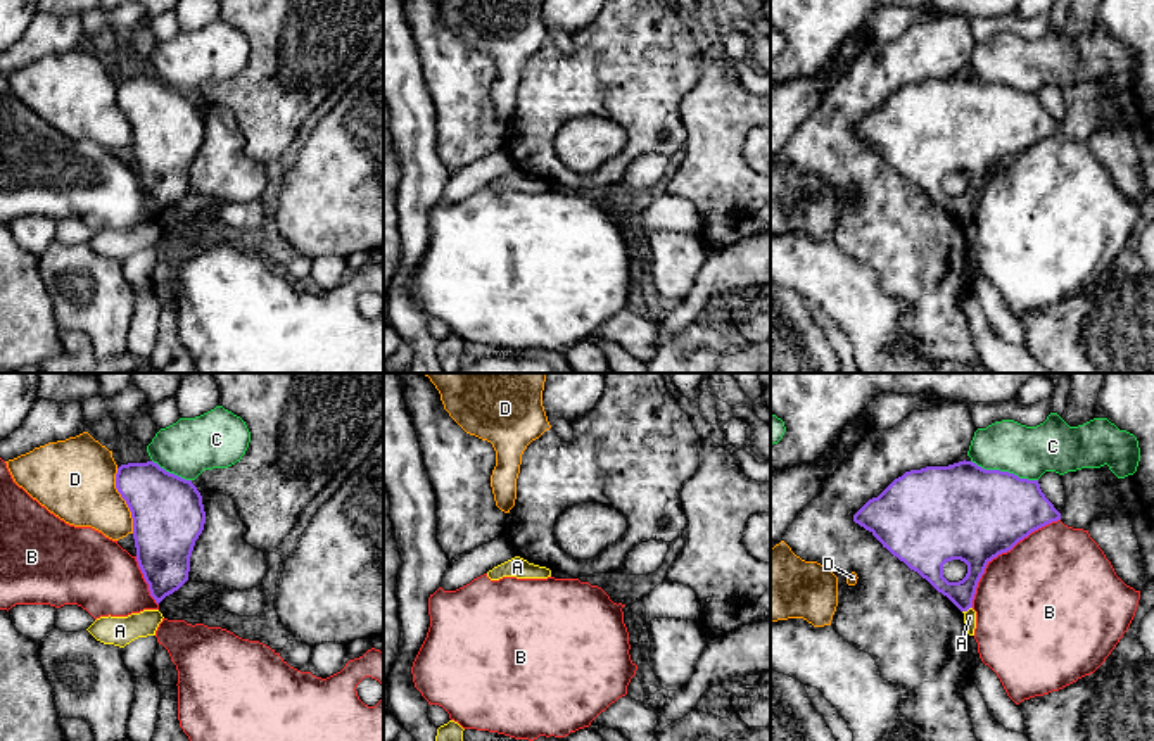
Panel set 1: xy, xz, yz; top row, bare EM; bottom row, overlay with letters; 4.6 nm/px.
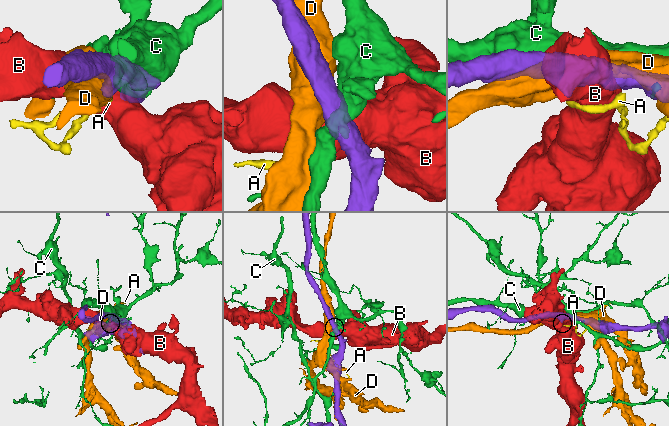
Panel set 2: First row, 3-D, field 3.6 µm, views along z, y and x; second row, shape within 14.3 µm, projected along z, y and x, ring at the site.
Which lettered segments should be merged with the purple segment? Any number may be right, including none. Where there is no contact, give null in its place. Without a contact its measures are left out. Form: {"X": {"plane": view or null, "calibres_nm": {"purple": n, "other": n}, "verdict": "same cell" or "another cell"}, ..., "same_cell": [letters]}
{"A": {"plane": "yz", "calibres_nm": {"purple": 120, "other": 60}, "verdict": "another cell"}, "B": {"plane": "yz", "calibres_nm": {"purple": 440, "other": 480}, "verdict": "another cell"}, "C": {"plane": "yz", "calibres_nm": {"purple": 440, "other": 240}, "verdict": "another cell"}, "D": {"plane": "xy", "calibres_nm": {"purple": 340, "other": 360}, "verdict": "another cell"}, "same_cell": []}

